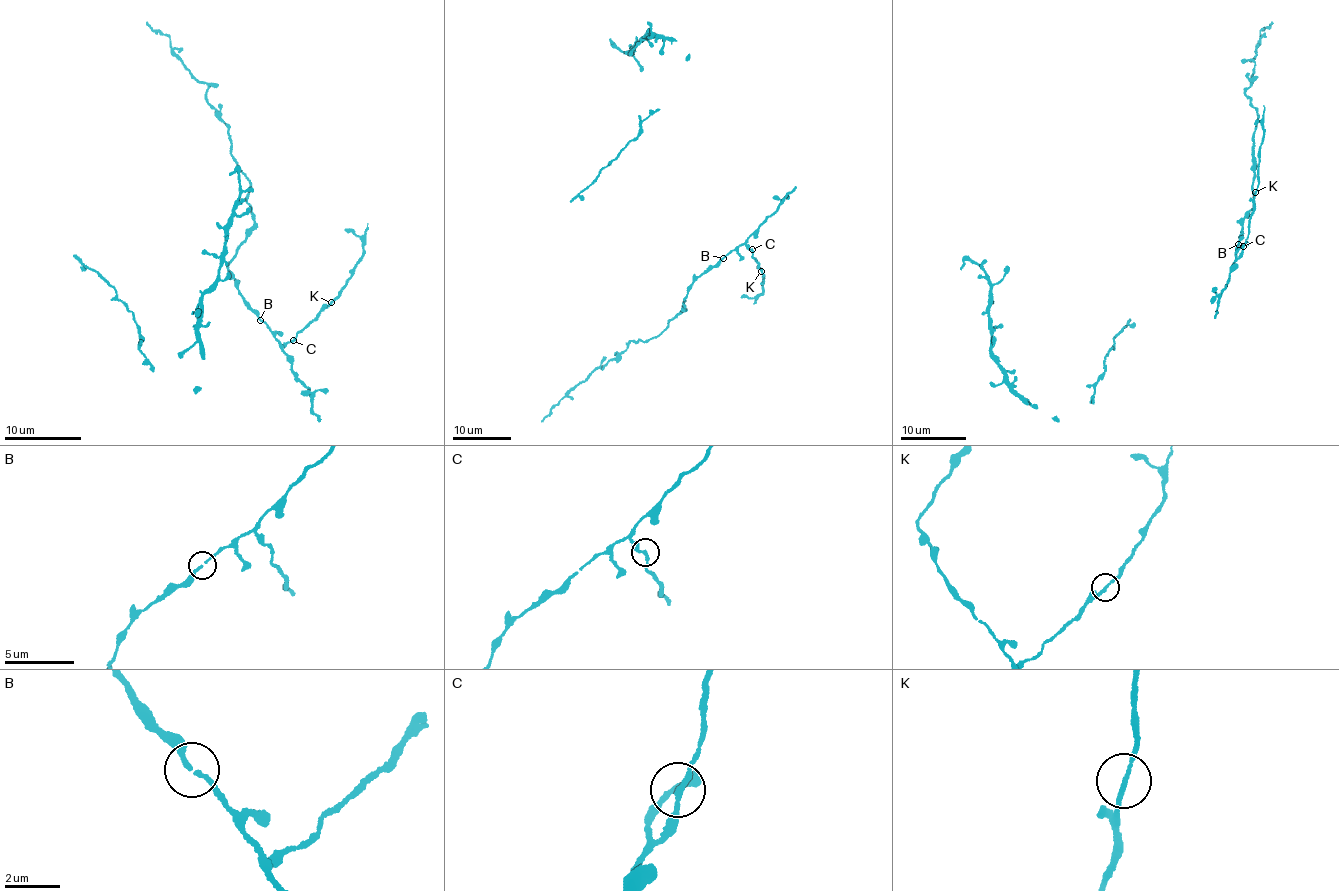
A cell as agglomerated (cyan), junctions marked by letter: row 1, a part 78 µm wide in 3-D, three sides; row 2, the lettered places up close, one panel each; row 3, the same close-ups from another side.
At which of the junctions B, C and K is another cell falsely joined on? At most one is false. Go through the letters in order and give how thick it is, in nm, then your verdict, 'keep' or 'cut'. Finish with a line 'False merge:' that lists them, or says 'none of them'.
B: 150 nm | keep
C: 170 nm | keep
K: 140 nm | keep
False merge: none of them

